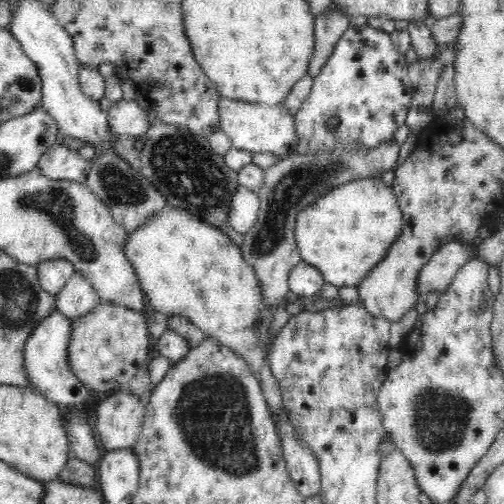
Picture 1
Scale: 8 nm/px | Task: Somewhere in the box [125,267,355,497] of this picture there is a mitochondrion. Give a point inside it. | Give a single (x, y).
(213, 414)

